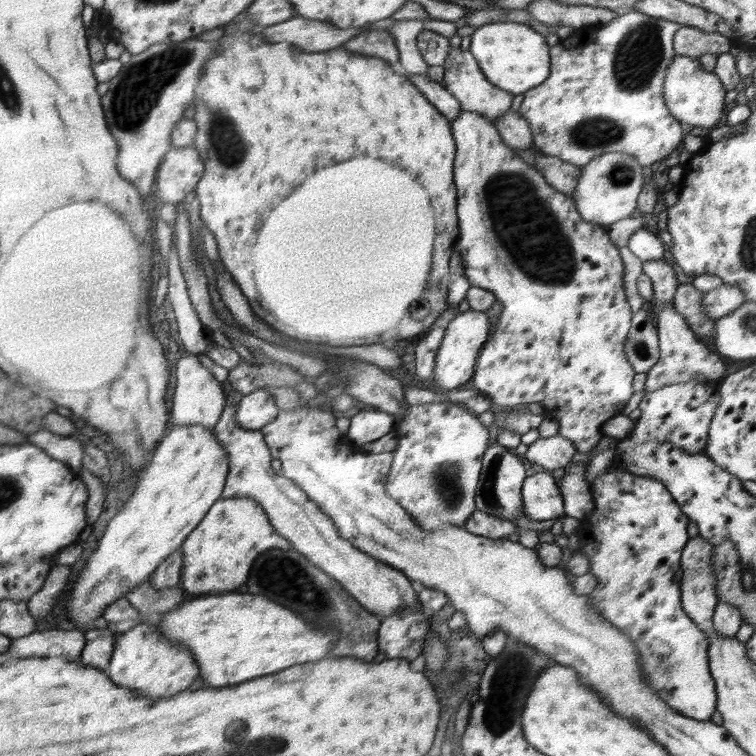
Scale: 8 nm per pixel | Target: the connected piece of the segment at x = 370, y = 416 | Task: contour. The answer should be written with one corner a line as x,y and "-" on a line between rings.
361,410
351,418
347,436
362,446
390,433
396,424
396,417
382,410

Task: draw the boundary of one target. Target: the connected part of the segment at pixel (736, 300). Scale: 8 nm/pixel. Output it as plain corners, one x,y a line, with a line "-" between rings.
724,285
704,293
701,305
707,316
717,319
732,313
733,310
742,306
744,301
748,301
748,299
744,297
744,293
740,289
736,286

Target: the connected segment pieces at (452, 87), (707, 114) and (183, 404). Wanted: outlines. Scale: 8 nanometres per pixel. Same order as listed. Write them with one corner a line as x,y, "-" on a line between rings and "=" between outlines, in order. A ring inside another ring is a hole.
450,47
445,56
445,61
441,65
444,71
443,87
459,100
462,109
481,114
492,122
511,110
510,106
512,106
512,99
515,95
494,86
484,76
478,61
469,50
461,50
460,47
=
675,55
670,66
667,66
663,93
670,114
684,125
691,124
694,127
712,130
718,126
717,122
724,114
726,91
716,74
701,67
698,57
=
187,353
178,356
176,369
176,389
172,398
172,409
169,412
174,427
178,426
204,426
205,429
214,430
219,416
224,410
227,396
219,380
206,368
199,359
199,355

